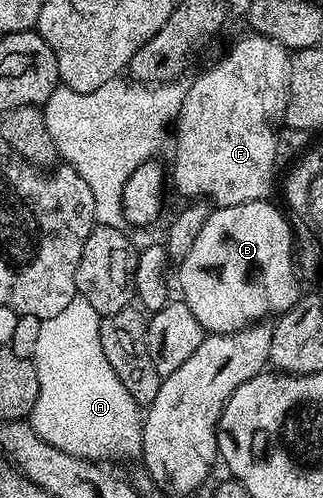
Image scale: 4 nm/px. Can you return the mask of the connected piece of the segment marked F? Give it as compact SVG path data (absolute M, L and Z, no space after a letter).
M253 33L251 37L252 38L244 38L241 40L241 42L234 43L232 46L232 51L230 51L229 54L221 60L221 62L214 63L213 66L205 72L205 74L198 75L197 78L194 80L191 79L188 91L186 92L186 100L182 104L182 112L180 113L179 118L177 118L174 123L174 146L176 142L176 159L174 159L172 162L173 172L170 172L171 177L173 174L176 180L177 188L185 194L185 199L207 200L209 203L215 204L217 207L233 206L234 204L246 204L247 202L265 201L265 199L269 197L268 193L270 193L272 190L272 181L274 181L276 178L276 129L281 129L282 123L284 121L284 113L288 111L288 97L290 97L290 64L292 63L292 59L290 57L290 51L288 51L282 44L278 44L277 42L275 42L274 40L270 40L269 38L264 38L258 33Z

